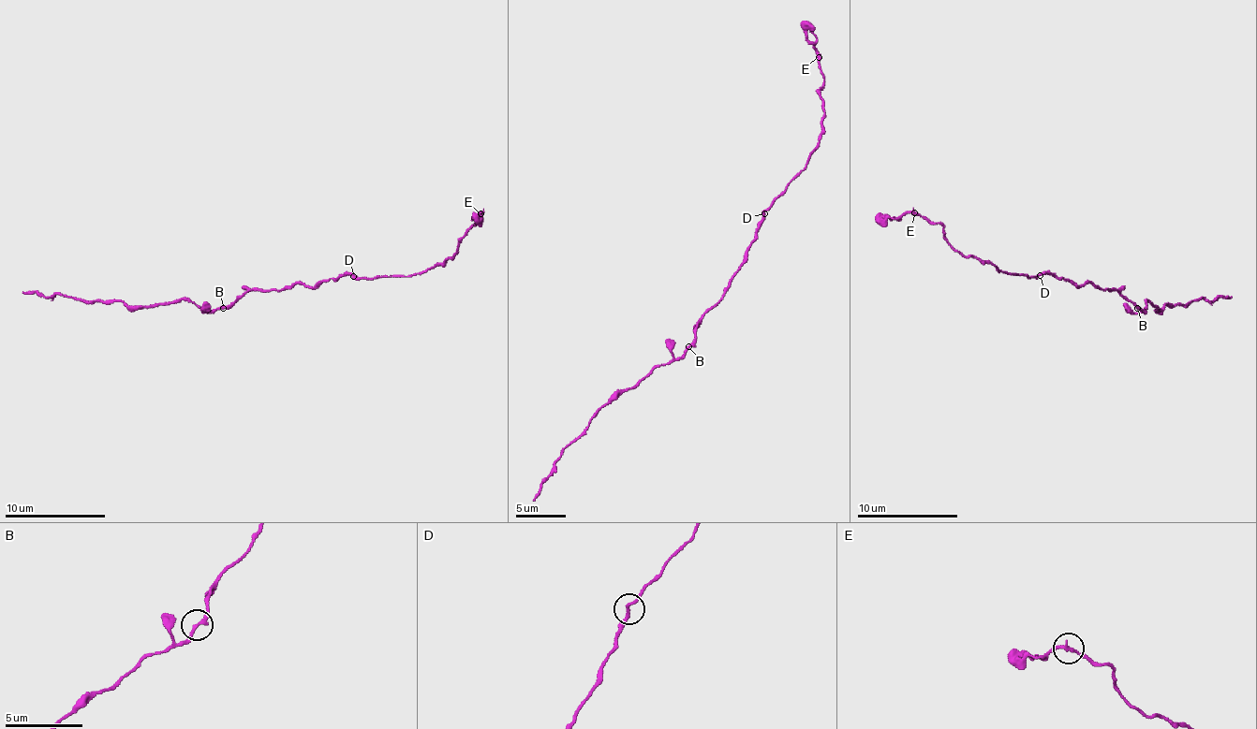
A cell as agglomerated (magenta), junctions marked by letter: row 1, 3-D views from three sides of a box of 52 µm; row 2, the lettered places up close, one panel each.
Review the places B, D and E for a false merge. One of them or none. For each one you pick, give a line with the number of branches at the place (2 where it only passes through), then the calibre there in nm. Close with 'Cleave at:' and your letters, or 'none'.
Cleave at: none

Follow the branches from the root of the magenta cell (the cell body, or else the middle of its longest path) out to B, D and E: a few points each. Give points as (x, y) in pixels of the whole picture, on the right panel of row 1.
B: (1089, 282), (1094, 282), (1102, 290), (1120, 291), (1138, 307)
D: (1089, 282), (1074, 286), (1063, 278), (1040, 274)
E: (1089, 282), (1074, 286), (1052, 275), (998, 271), (992, 261), (962, 255), (939, 222), (915, 211)

